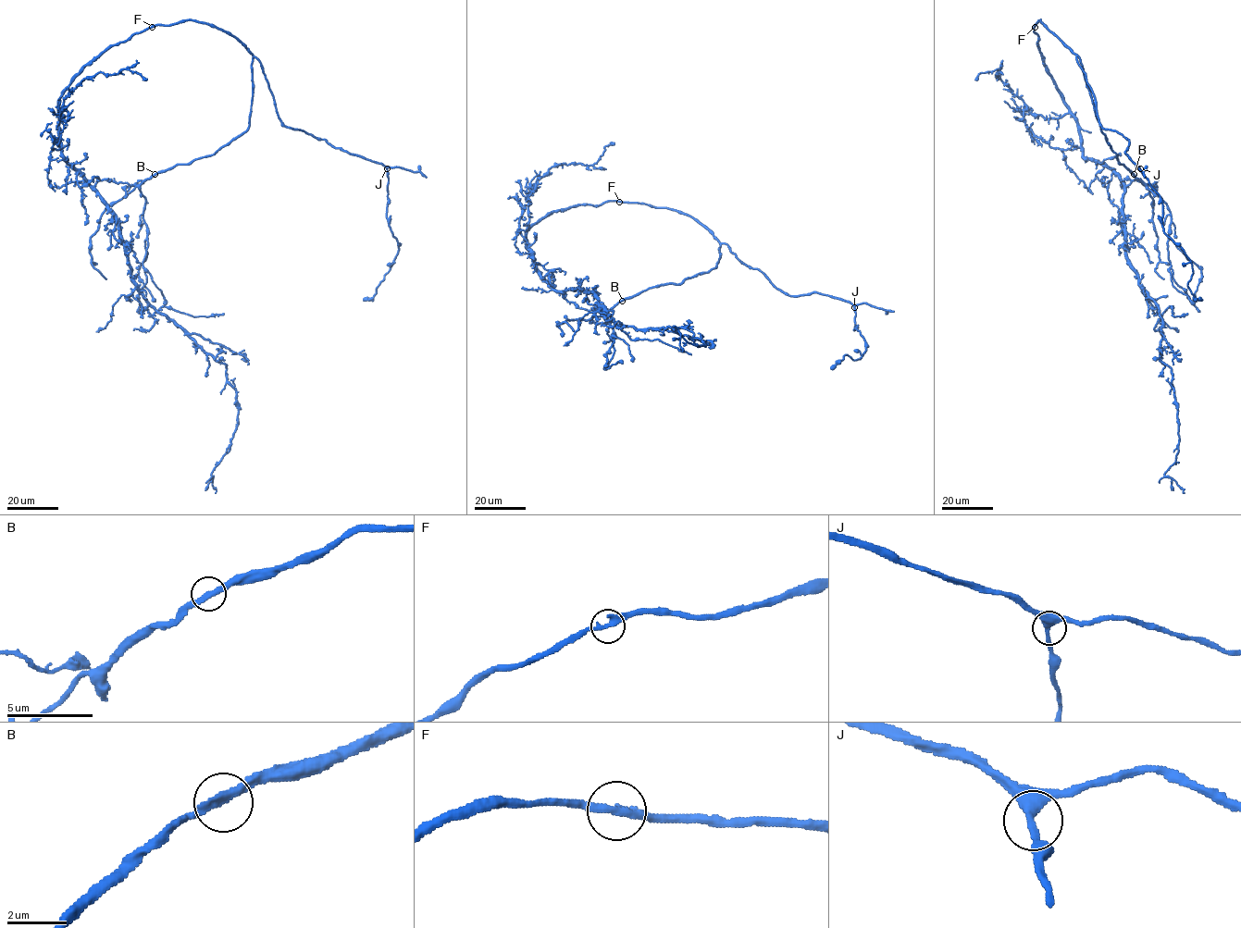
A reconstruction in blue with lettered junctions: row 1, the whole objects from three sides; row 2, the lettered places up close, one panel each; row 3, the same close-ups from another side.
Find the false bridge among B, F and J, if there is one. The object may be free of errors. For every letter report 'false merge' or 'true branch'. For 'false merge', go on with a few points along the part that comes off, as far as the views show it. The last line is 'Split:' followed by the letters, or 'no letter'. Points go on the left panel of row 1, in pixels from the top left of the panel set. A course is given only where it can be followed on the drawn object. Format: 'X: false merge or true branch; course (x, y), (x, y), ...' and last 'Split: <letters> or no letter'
B: true branch
F: true branch
J: true branch
Split: no letter

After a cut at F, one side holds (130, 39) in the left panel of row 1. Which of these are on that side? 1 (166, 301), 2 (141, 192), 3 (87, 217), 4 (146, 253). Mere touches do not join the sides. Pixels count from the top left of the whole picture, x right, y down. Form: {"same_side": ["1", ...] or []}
{"same_side": ["3"]}

